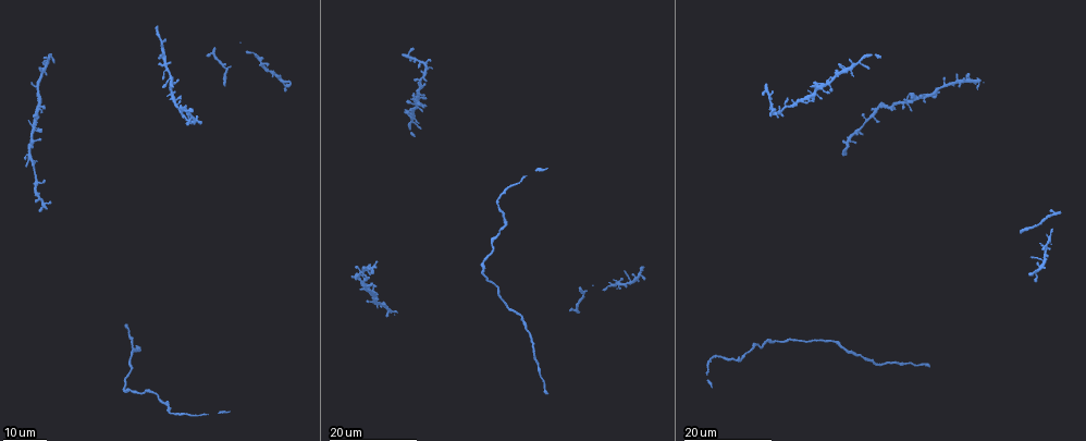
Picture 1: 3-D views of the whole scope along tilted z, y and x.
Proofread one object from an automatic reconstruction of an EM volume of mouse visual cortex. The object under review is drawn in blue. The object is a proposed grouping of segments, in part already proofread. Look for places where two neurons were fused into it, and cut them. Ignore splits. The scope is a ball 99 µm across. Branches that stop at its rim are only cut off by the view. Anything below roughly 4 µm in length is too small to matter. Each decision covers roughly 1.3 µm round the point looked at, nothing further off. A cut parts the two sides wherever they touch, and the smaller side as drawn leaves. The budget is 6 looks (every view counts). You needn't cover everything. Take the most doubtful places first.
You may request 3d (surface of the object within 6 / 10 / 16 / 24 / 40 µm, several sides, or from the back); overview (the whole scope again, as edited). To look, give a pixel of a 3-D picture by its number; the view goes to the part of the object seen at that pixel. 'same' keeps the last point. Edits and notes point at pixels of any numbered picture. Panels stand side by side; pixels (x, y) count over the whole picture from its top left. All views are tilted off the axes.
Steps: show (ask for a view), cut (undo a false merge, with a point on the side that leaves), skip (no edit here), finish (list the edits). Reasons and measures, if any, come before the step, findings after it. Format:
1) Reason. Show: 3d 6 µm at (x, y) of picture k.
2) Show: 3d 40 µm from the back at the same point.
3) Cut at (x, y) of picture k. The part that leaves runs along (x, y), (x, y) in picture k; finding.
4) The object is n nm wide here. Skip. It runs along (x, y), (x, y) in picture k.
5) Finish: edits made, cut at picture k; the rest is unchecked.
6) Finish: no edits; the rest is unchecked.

Looks like a crossing. Show: 3d 16 µm at (30, 157) of picture 1.

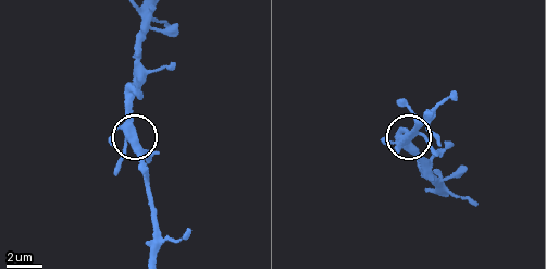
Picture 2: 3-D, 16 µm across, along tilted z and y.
Closer look. Show: 3d 10 µm at (135, 144) of picture 2.

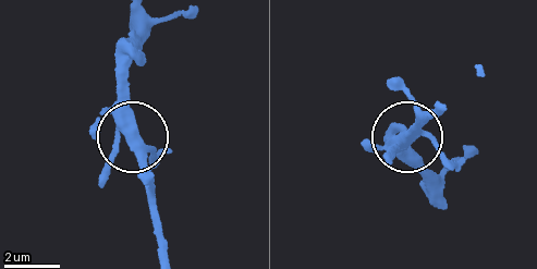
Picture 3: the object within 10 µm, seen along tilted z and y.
4 arms meet here. Skip. It runs along (134, 143), (156, 208) in picture 3; all the same neuron.

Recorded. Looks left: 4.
Calibre changes. Show: 3d 24 µm at (481, 272) of picture 1.

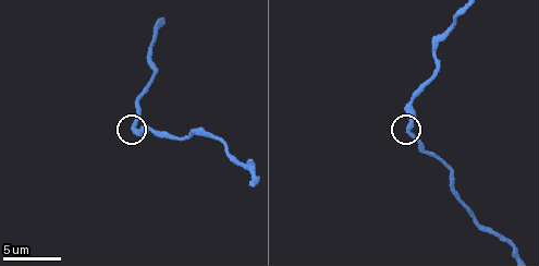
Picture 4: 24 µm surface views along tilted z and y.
Show: 3d 10 µm at (136, 130) of picture 4.

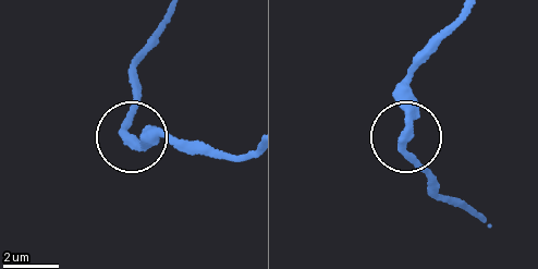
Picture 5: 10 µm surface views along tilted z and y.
Skip. One neuron here.

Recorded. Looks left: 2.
Show: 3d 10 µm at (469, 211) of picture 4.

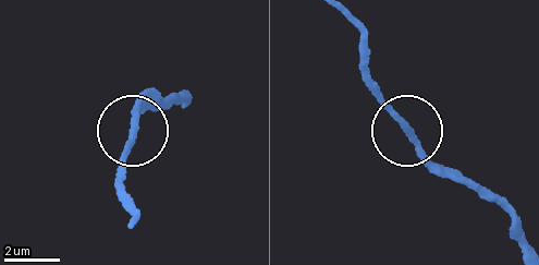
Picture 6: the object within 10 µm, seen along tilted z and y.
The side arm is 28 µm long. Skip. One neuron here.

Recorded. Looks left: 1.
Finish: no edits; the rest is unchecked.

